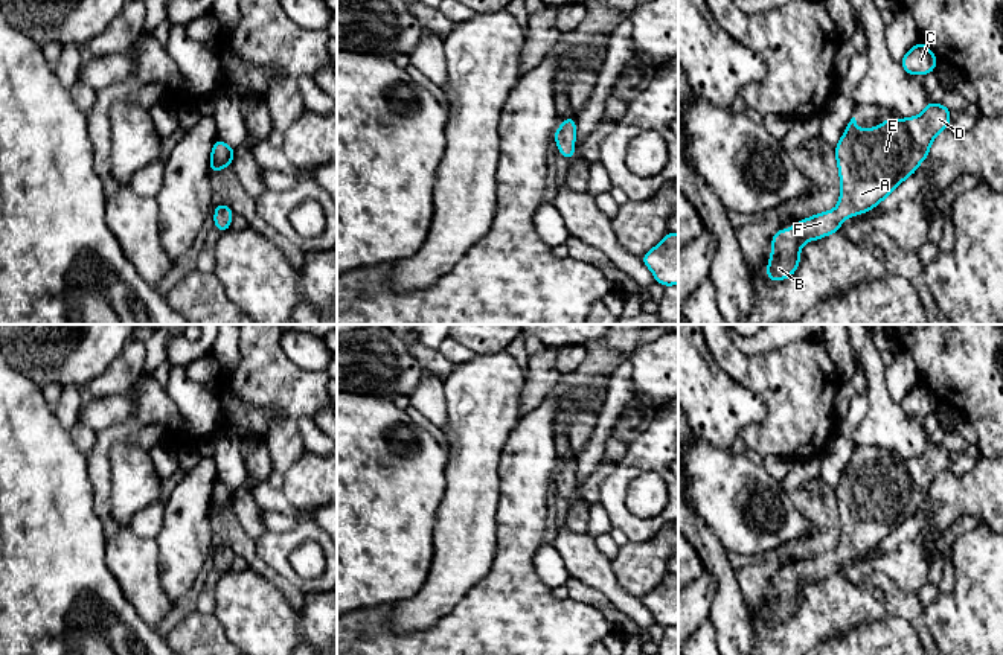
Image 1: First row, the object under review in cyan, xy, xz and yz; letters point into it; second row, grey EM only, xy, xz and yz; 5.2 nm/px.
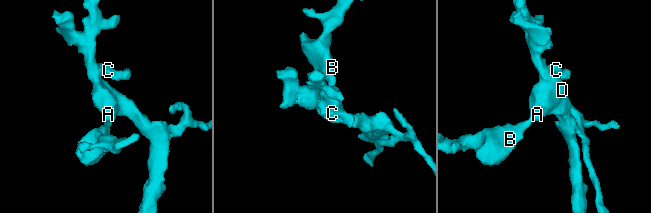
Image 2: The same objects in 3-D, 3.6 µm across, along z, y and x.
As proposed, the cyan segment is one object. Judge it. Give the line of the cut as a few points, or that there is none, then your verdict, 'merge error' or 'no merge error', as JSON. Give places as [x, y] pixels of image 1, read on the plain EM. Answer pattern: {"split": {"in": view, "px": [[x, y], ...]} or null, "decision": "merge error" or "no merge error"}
{"split": null, "decision": "no merge error"}

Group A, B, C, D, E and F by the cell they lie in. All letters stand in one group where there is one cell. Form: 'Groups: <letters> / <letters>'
Groups: A B C D E F

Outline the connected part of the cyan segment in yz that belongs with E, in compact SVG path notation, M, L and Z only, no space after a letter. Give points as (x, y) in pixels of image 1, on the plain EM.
M927 443L919 457L907 460L884 460L880 468L860 472L855 458L848 465L835 487L840 513L840 542L834 551L826 551L797 562L793 570L777 571L771 579L771 600L767 603L767 620L780 623L797 612L800 588L808 582L822 580L841 571L841 561L867 554L886 541L928 498L934 478L948 469L951 452L941 443Z

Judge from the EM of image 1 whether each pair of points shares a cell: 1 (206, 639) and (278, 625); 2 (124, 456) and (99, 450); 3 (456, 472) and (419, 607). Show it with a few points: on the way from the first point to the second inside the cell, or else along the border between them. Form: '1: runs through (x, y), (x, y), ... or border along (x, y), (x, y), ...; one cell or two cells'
1: border along (212, 614), (229, 639); two cells
2: border along (144, 448), (125, 442), (112, 447), (110, 489); two cells
3: runs through (458, 506), (458, 565), (453, 573); one cell

